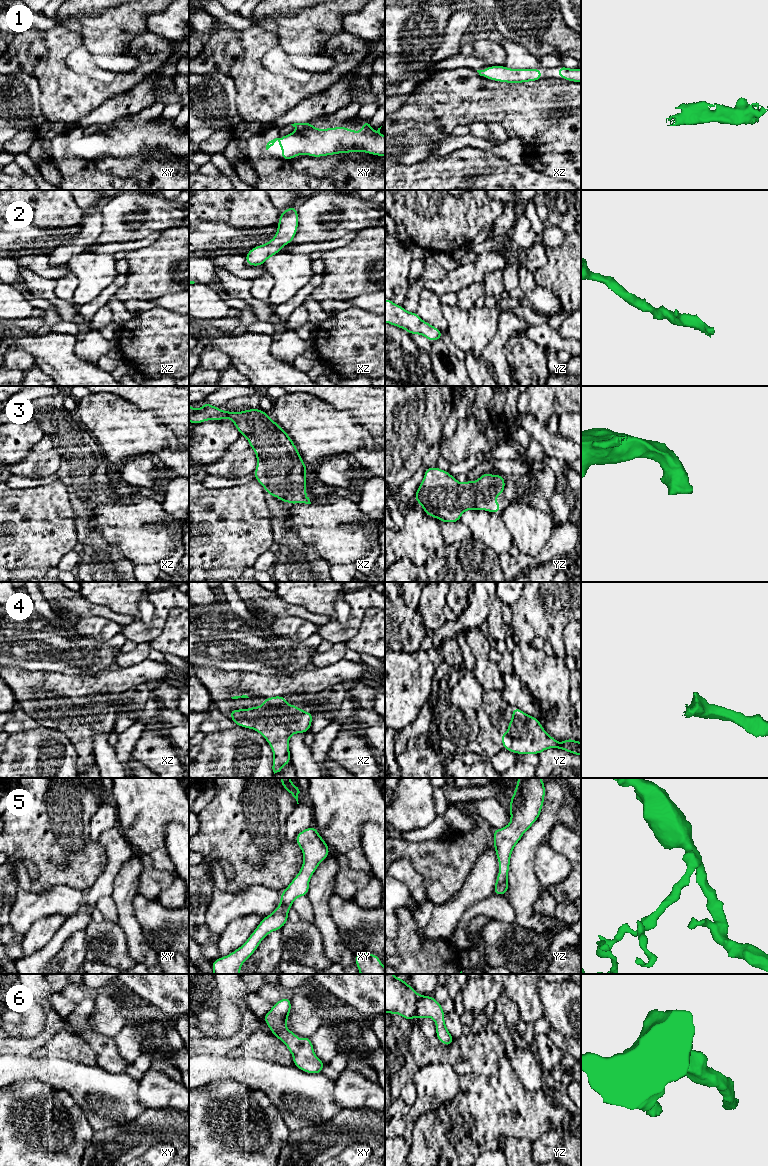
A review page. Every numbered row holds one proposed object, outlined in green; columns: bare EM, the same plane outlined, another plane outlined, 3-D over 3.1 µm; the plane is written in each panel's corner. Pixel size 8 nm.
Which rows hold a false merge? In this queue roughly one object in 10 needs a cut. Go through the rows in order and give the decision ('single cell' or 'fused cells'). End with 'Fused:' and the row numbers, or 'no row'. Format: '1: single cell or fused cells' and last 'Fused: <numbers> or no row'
1: single cell
2: single cell
3: single cell
4: single cell
5: single cell
6: single cell
Fused: no row

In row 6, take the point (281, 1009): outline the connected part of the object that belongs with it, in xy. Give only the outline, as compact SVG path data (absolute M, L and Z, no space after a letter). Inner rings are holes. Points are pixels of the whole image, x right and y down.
M284 997L274 1003L272 1009L263 1017L266 1025L272 1031L275 1038L283 1041L293 1056L293 1065L310 1074L321 1074L327 1065L314 1053L310 1037L302 1036L302 1042L298 1040L296 1033L287 1030L288 1015L291 1012L291 1000Z

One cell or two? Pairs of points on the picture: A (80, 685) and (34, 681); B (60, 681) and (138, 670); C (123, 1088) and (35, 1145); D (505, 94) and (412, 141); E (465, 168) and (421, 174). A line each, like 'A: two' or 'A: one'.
A: one
B: one
C: two
D: two
E: one

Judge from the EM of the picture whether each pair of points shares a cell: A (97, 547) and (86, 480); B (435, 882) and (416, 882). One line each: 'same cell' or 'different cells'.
A: same cell
B: different cells

